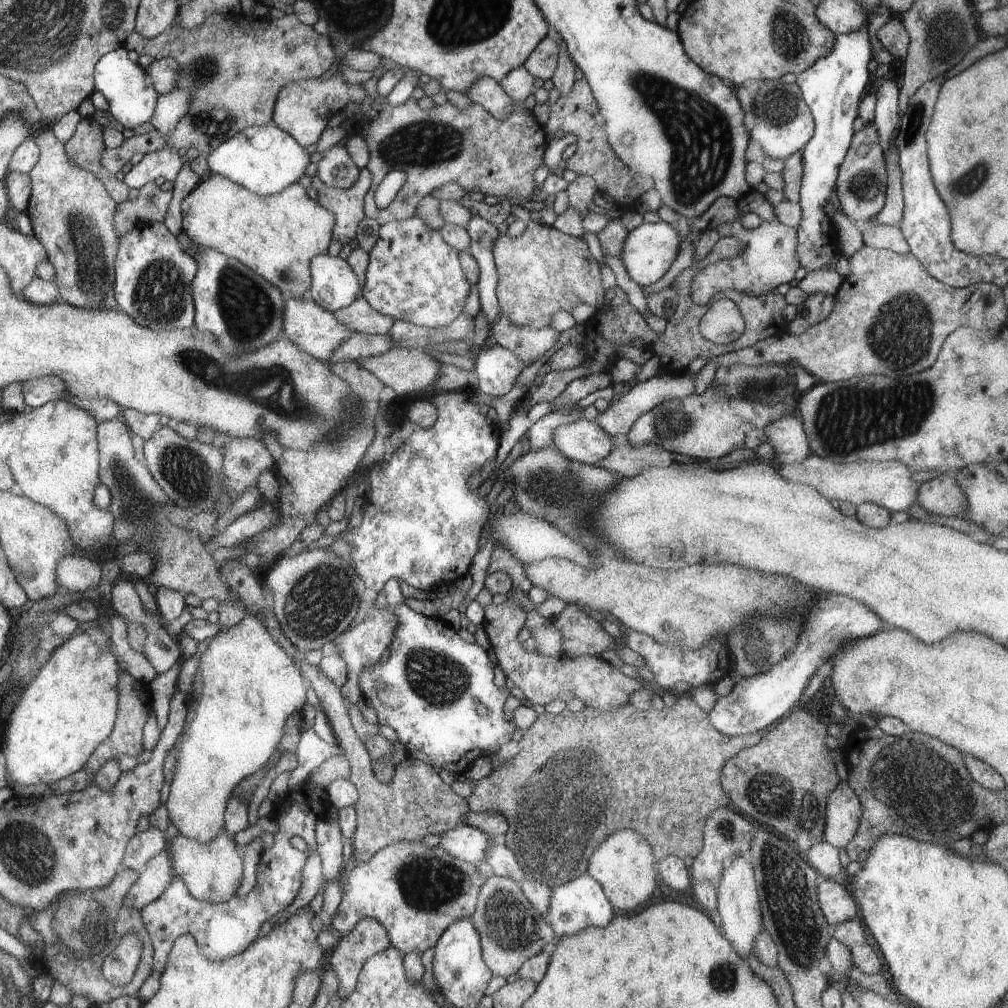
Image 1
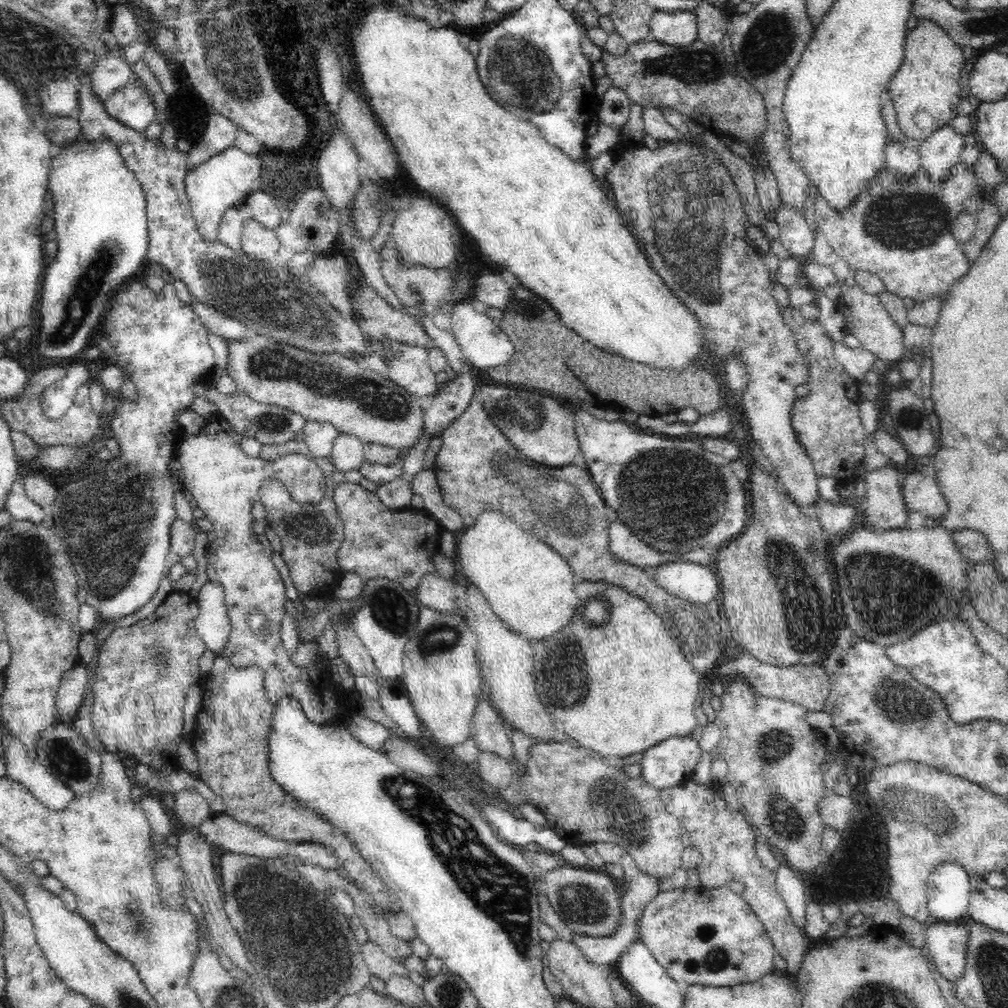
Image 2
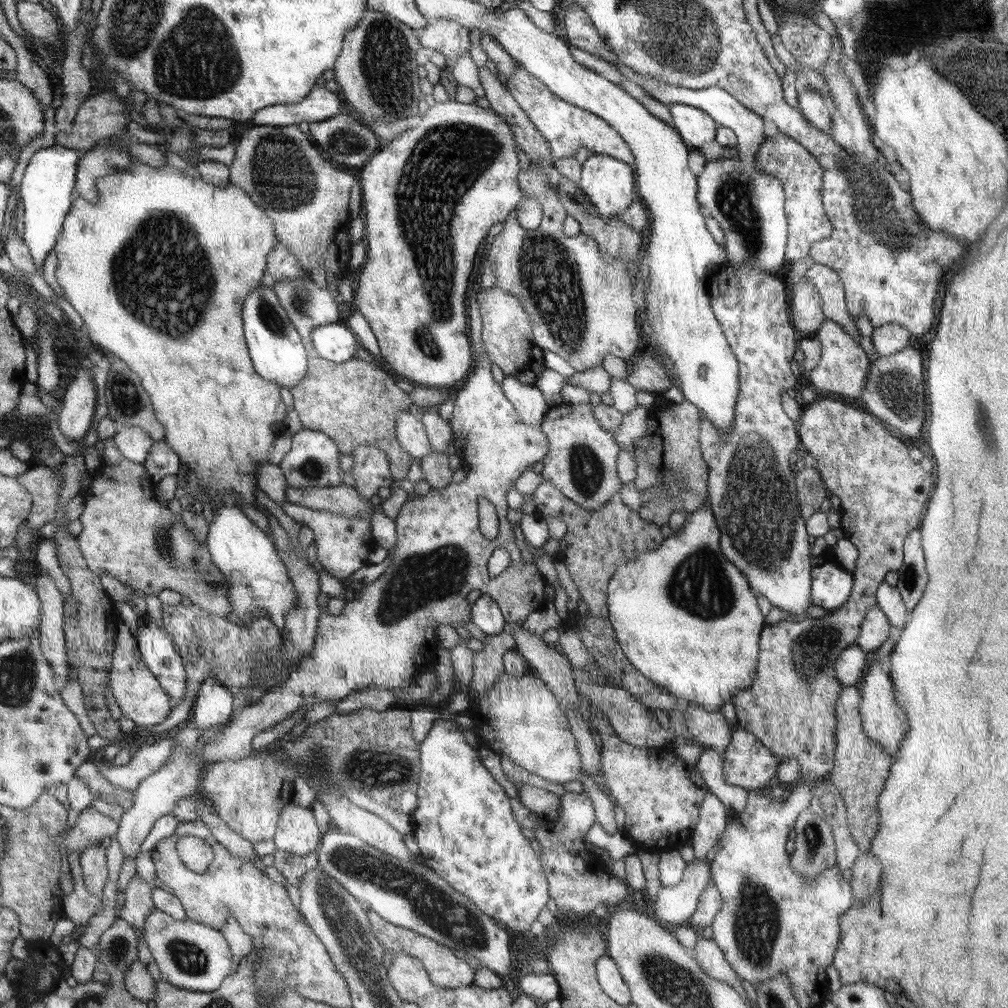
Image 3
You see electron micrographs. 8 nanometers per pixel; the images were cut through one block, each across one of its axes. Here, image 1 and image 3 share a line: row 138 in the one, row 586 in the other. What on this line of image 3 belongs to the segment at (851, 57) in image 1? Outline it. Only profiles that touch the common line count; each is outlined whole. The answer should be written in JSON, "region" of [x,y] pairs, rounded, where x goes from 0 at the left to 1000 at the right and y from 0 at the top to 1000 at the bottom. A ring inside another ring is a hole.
{"region":[[[814,550],[811,554],[805,552],[805,599],[818,603],[818,605],[830,605],[836,601],[844,589],[846,573],[844,569],[836,567],[832,560],[828,558],[828,552]]]}

